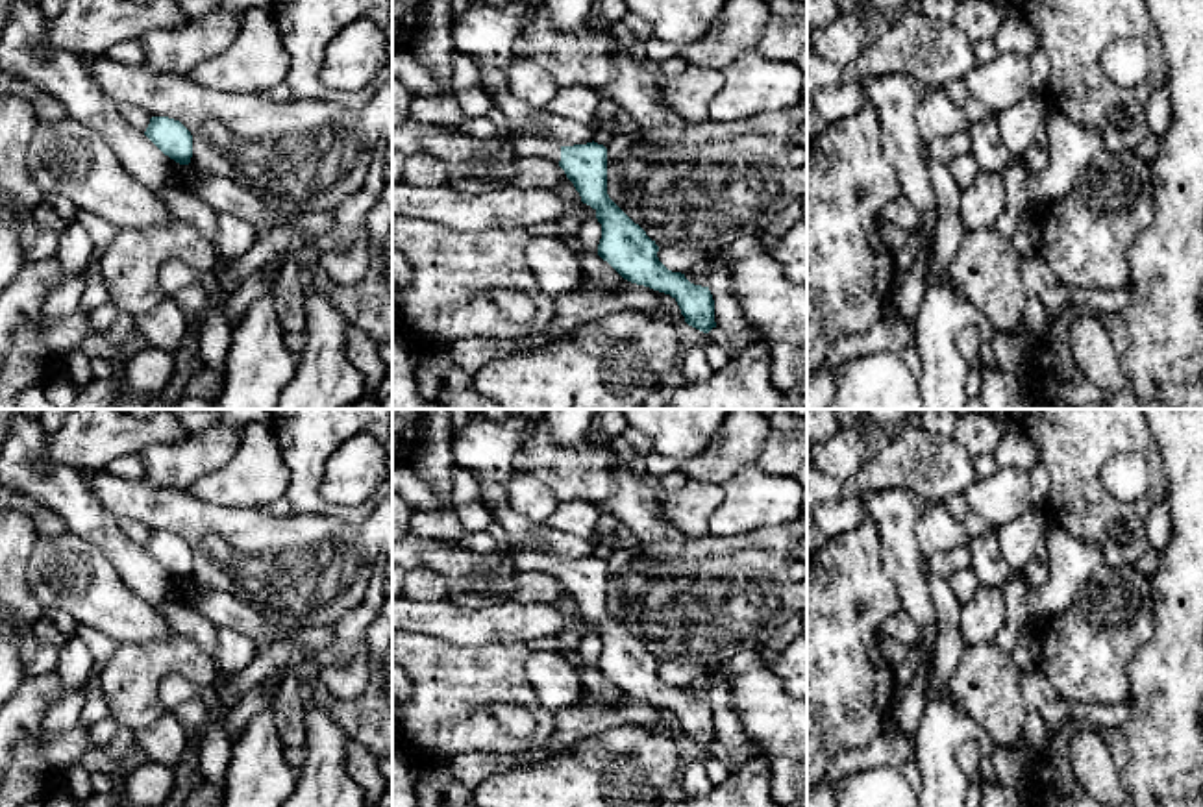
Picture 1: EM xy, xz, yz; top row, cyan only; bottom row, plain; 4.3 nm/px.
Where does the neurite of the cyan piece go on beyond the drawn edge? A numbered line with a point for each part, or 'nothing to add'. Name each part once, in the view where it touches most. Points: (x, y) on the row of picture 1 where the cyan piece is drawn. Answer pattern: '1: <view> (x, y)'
1: xz (517, 117)

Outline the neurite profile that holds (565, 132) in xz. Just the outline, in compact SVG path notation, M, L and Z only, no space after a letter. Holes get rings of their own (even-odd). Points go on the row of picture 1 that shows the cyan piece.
M535 109L535 120L544 128L542 133L561 146L587 144L594 139L594 124L561 118L546 109Z

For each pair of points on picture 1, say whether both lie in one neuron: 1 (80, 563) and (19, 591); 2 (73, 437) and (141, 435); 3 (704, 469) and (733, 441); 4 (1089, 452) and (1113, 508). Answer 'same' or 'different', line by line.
1: different
2: same
3: same
4: same

